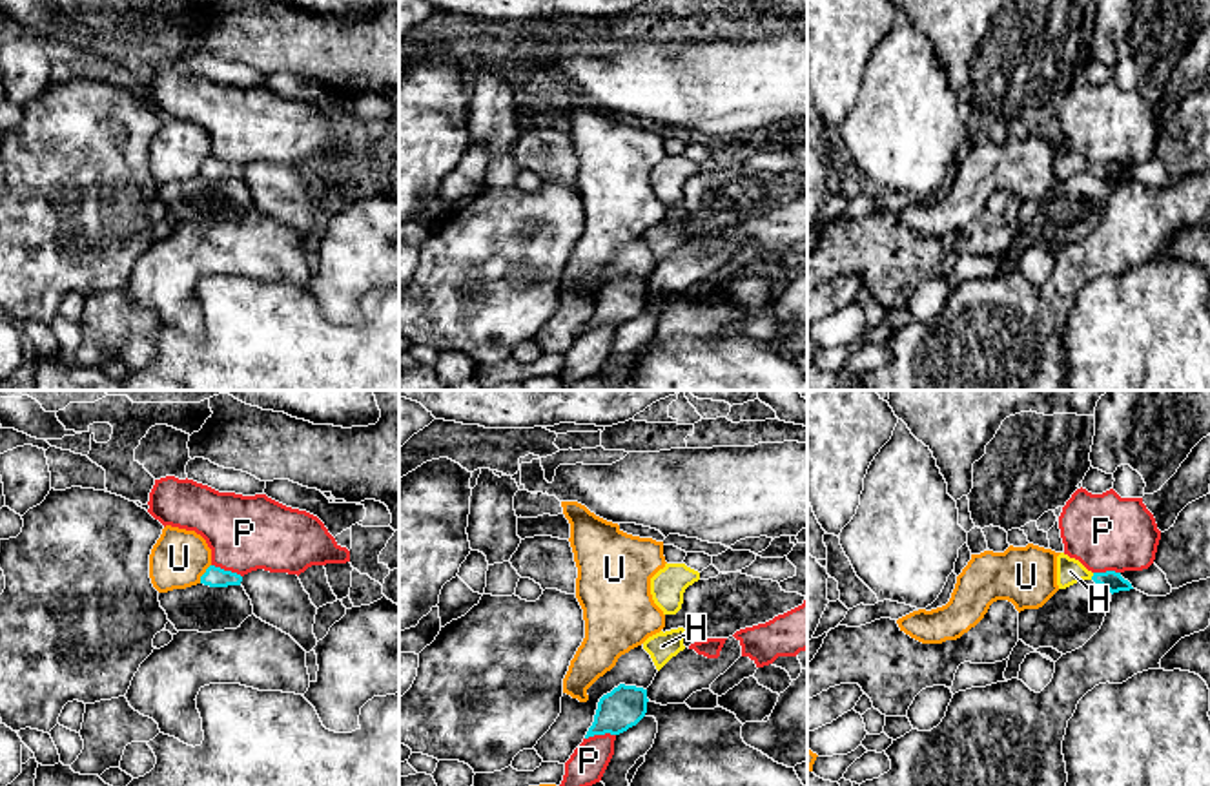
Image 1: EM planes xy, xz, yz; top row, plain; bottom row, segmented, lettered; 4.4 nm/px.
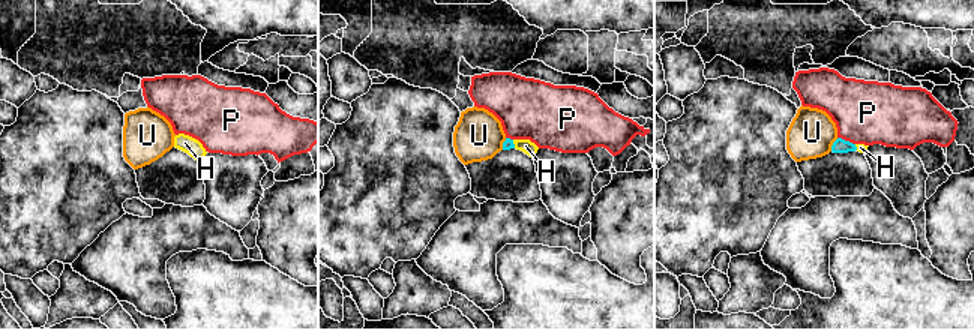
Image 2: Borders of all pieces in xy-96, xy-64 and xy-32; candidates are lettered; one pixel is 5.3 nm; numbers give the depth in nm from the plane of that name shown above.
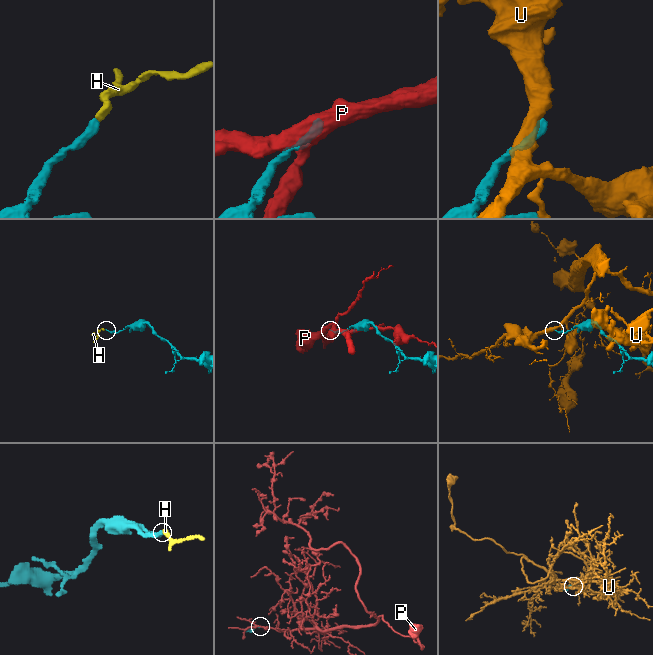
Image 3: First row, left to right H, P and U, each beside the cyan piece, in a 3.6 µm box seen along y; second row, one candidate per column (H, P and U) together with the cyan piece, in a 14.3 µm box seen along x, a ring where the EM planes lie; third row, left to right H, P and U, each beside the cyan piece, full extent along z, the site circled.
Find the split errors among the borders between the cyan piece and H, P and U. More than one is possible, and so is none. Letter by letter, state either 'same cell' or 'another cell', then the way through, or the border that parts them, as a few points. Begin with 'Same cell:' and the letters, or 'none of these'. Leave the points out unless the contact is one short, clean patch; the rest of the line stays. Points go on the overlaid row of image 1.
Same cell: H
H: same cell; runs through yz (1114, 582), (1092, 577), (1070, 571)
P: another cell
U: another cell

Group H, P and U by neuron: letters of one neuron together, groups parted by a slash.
H / P / U

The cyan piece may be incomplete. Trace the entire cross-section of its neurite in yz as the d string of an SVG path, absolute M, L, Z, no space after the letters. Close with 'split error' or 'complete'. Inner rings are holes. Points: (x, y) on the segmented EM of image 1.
M1061 553L1057 556L1059 589L1066 589L1081 580L1093 580L1095 584L1106 587L1112 595L1119 591L1133 589L1132 584L1121 576L1121 573L1115 573L1115 571L1092 573L1079 560Z; split error

